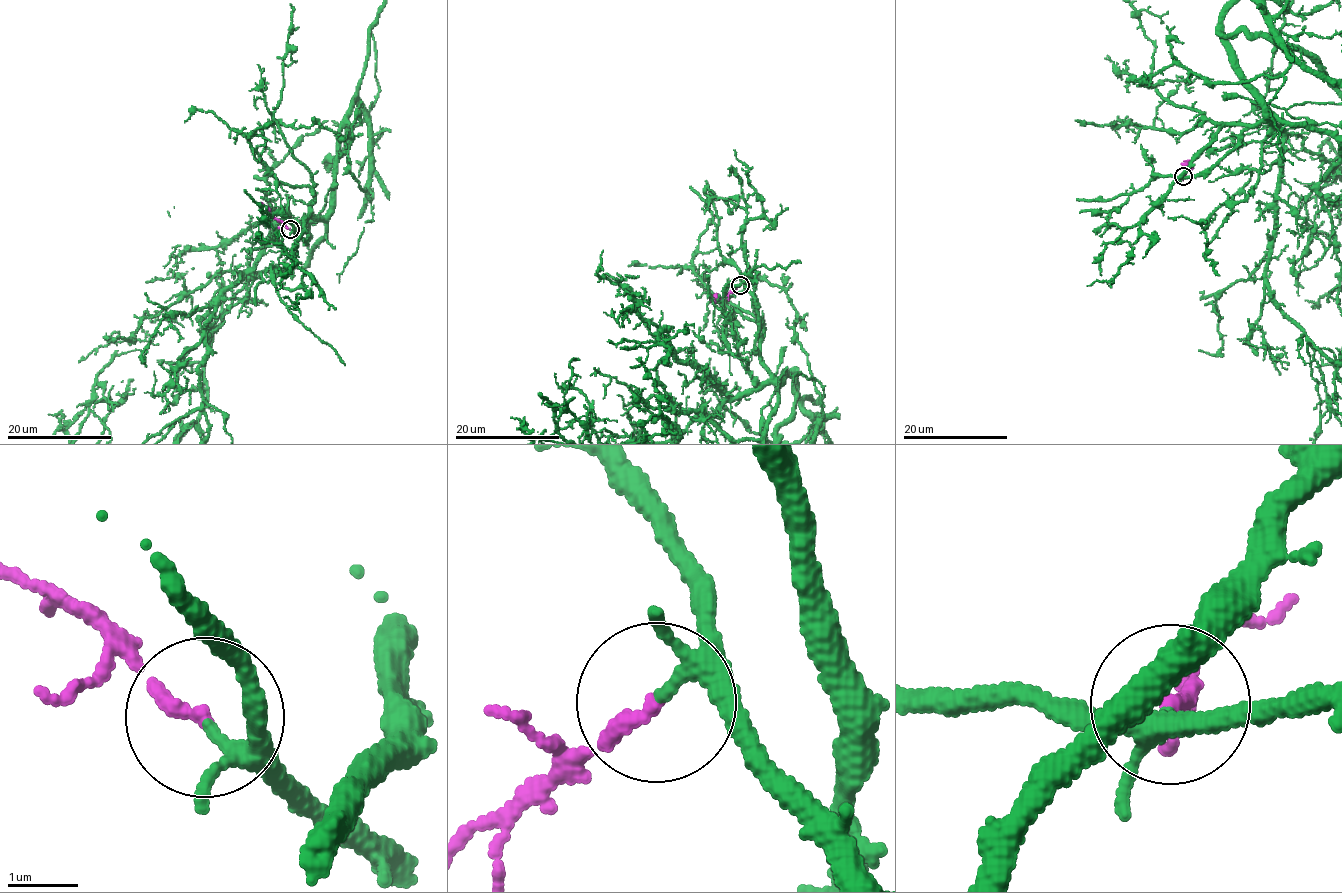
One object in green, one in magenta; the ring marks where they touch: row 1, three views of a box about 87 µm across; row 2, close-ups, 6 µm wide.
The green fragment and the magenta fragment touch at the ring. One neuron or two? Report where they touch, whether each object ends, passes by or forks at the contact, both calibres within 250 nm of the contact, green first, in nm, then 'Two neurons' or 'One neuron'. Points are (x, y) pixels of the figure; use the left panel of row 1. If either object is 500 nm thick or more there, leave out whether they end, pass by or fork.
Place: (290, 229). At the ring green forks. At the ring magenta ends. Thickness 140 nm (green) against 220 nm. One neuron

